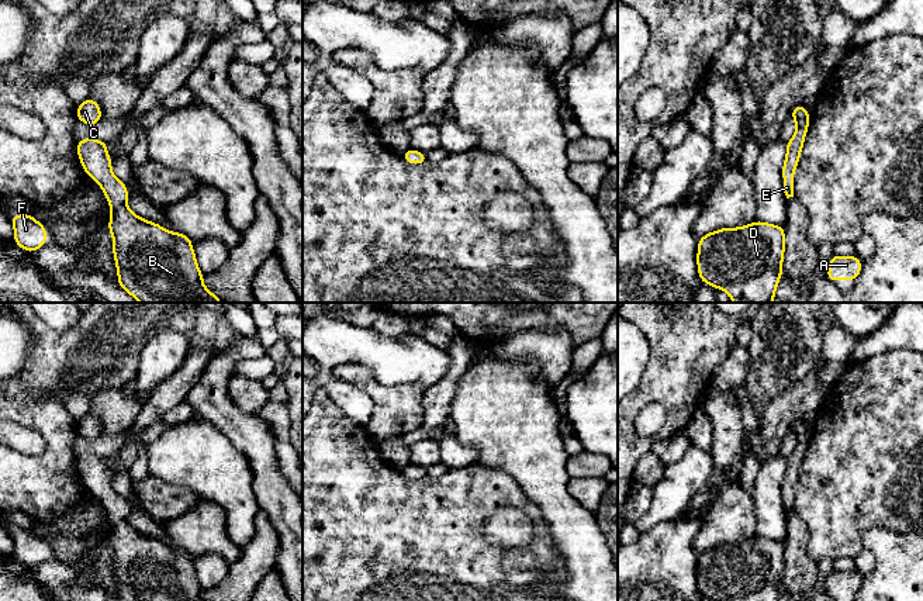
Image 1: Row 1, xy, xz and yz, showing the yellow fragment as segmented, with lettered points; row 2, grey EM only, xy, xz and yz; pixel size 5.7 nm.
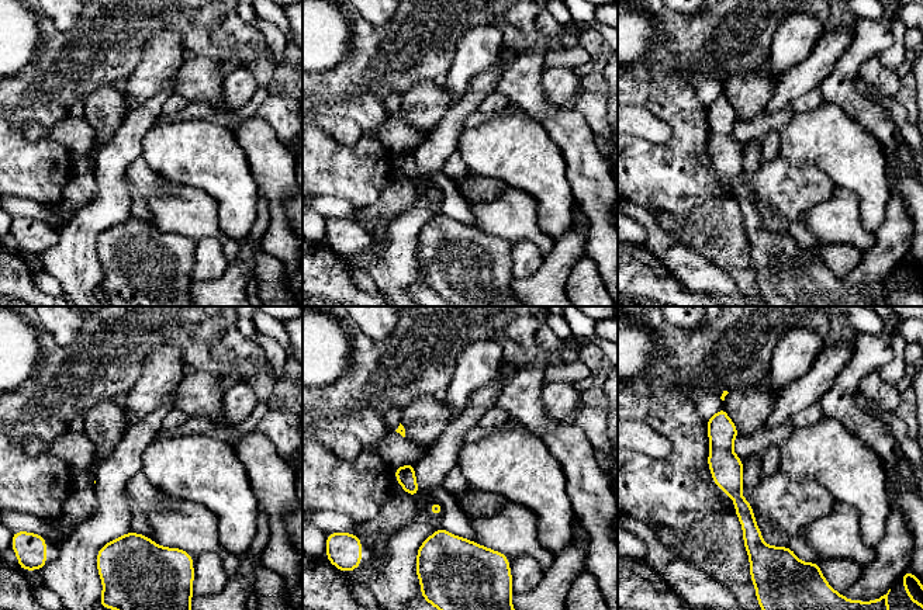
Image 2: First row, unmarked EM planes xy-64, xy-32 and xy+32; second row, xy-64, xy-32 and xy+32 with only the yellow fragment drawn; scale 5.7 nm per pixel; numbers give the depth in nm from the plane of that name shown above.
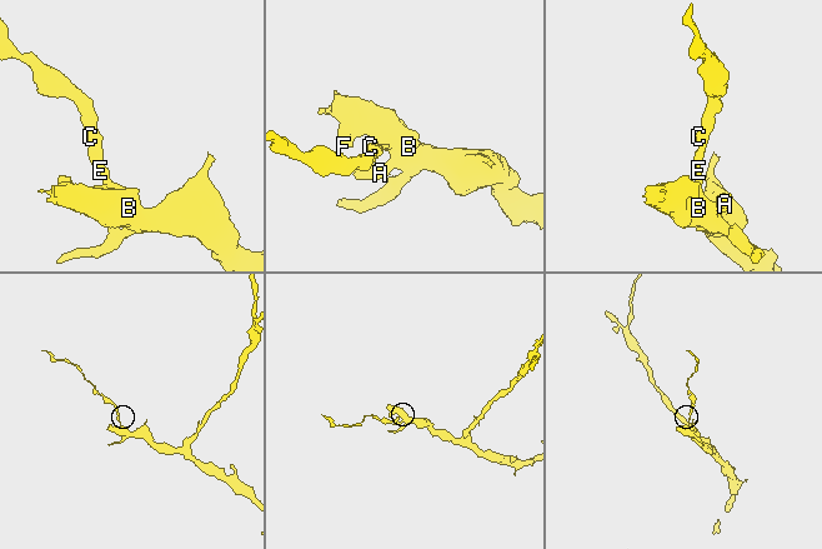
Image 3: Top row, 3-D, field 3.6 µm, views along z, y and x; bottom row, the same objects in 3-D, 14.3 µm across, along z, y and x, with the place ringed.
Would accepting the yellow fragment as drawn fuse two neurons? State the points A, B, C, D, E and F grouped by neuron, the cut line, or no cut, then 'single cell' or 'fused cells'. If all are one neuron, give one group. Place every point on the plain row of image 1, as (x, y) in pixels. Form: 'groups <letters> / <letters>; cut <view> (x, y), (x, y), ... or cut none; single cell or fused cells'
groups A B C D E F; cut none; single cell

